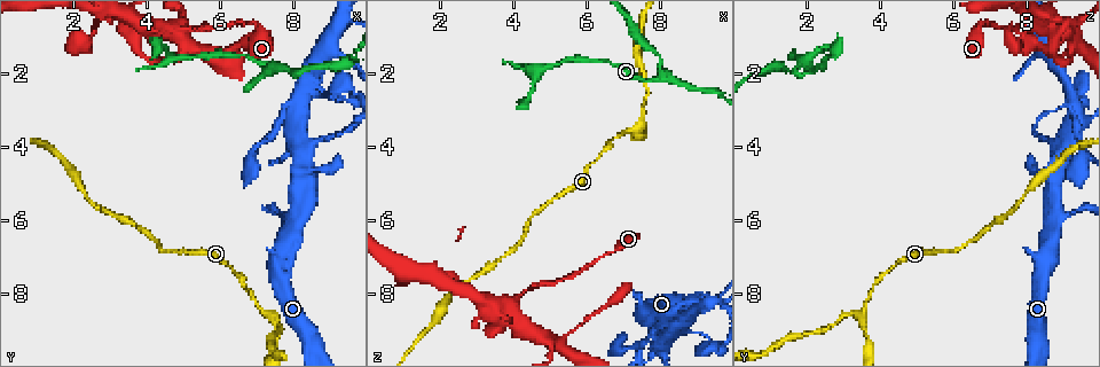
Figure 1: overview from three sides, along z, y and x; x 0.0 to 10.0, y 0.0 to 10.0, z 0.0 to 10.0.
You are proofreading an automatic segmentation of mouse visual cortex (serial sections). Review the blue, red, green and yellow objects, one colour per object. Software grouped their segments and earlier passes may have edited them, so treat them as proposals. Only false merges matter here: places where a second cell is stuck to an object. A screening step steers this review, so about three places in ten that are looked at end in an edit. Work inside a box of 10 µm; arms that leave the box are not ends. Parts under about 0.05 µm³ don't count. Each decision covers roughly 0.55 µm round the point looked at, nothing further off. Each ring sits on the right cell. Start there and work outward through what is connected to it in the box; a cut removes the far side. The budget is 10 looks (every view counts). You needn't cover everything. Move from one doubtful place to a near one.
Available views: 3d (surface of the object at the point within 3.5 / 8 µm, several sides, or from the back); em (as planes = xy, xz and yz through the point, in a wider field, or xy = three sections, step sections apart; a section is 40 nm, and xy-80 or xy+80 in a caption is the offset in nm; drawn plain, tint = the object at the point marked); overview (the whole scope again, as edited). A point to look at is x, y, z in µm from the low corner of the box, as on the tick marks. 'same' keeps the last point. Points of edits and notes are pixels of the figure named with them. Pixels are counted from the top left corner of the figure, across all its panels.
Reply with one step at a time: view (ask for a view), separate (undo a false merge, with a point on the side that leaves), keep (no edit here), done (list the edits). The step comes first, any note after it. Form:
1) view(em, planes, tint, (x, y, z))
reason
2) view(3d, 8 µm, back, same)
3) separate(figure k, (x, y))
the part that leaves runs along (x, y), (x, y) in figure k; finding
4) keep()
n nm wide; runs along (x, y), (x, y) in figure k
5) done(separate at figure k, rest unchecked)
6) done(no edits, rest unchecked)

view(3d, 3.5 µm, (7.35, 8.55, 3.55))

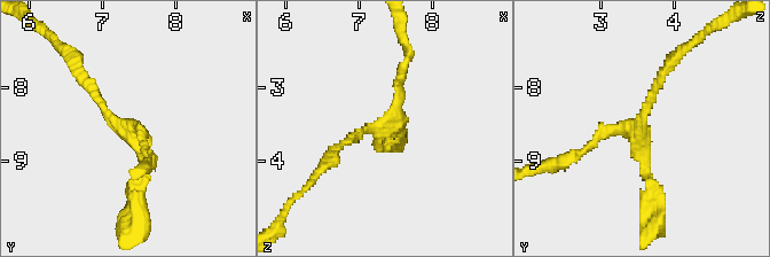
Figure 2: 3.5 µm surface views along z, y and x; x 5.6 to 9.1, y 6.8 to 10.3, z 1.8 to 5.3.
view(em, xy, step 2, tint, (7.30, 8.55, 3.55))
3 arms; arms of 150, 150, 150 nm; now the EM

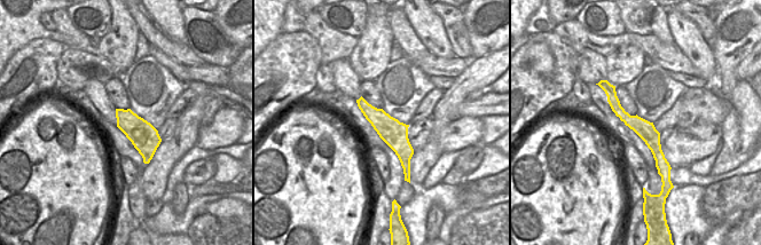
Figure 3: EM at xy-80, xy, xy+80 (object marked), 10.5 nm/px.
keep()
runs along (606, 85), (663, 164) in figure 3; continuous, no second cell

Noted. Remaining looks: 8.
view(em, xy, step 2, tint, (8.05, 2.05, 2.10))
sharp bend

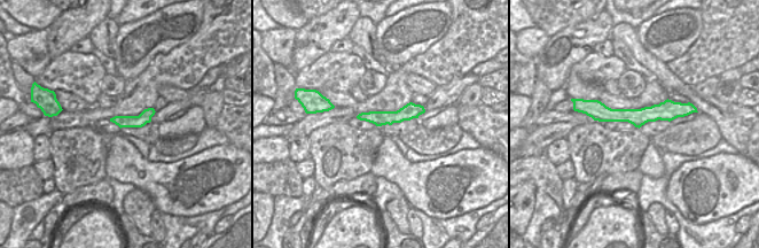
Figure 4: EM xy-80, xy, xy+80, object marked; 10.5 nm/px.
view(3d, 3.5 µm, back, same)

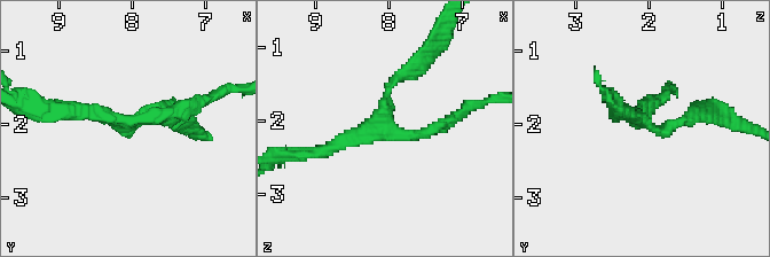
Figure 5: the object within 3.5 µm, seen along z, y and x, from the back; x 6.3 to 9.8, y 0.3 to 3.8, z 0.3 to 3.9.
separate(figure 5, (398, 75))
150 nm wide; the part that leaves runs along (385, 116), (392, 82), (438, 31) in figure 5; two cells meet here

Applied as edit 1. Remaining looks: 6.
view(overview)

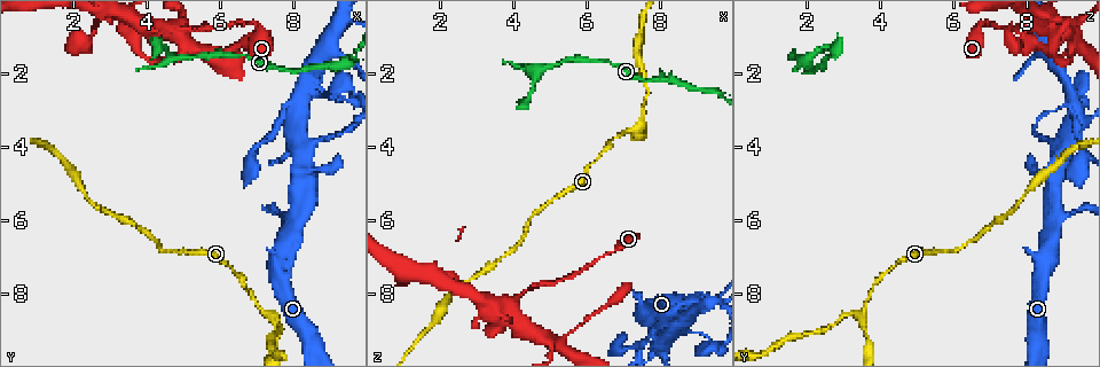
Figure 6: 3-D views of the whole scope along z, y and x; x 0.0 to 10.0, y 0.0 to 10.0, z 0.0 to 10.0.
view(3d, 3.5 µm, (2.15, 1.20, 7.65))

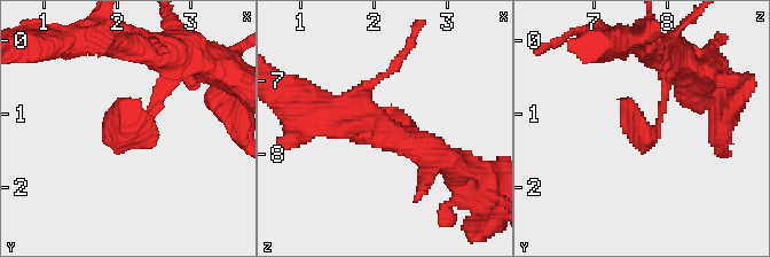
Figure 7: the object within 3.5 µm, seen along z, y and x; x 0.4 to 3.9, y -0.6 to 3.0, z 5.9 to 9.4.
view(em, planes, tint, (2.15, 1.30, 7.70))

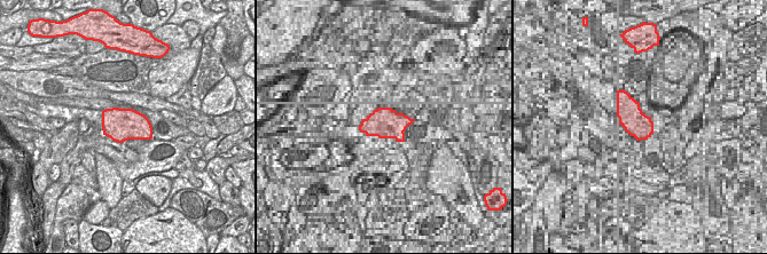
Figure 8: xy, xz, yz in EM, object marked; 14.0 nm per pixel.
keep()
runs along (425, 153), (394, 138), (380, 108) in figure 7; continuous, no second cell

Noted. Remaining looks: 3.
view(3d, 3.5 µm, (4.65, 1.60, 2.00))
abrupt turn

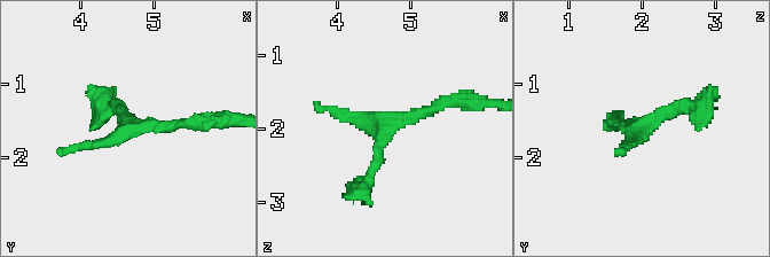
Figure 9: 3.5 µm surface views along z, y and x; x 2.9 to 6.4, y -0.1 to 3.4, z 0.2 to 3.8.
view(em, xy, step 5, plain, (4.60, 1.55, 2.00))
need the tissue

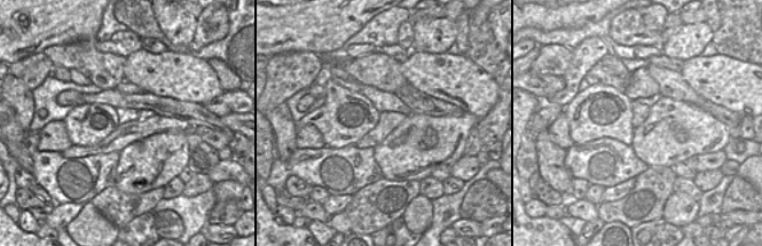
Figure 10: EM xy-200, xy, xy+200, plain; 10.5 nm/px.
view(em, xy, step 5, tint, same)

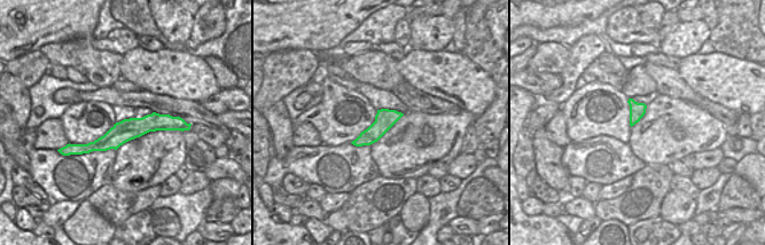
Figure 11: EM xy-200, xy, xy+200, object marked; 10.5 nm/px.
keep()
one cell here

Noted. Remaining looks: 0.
done(separate at figure 5, rest unchecked)

